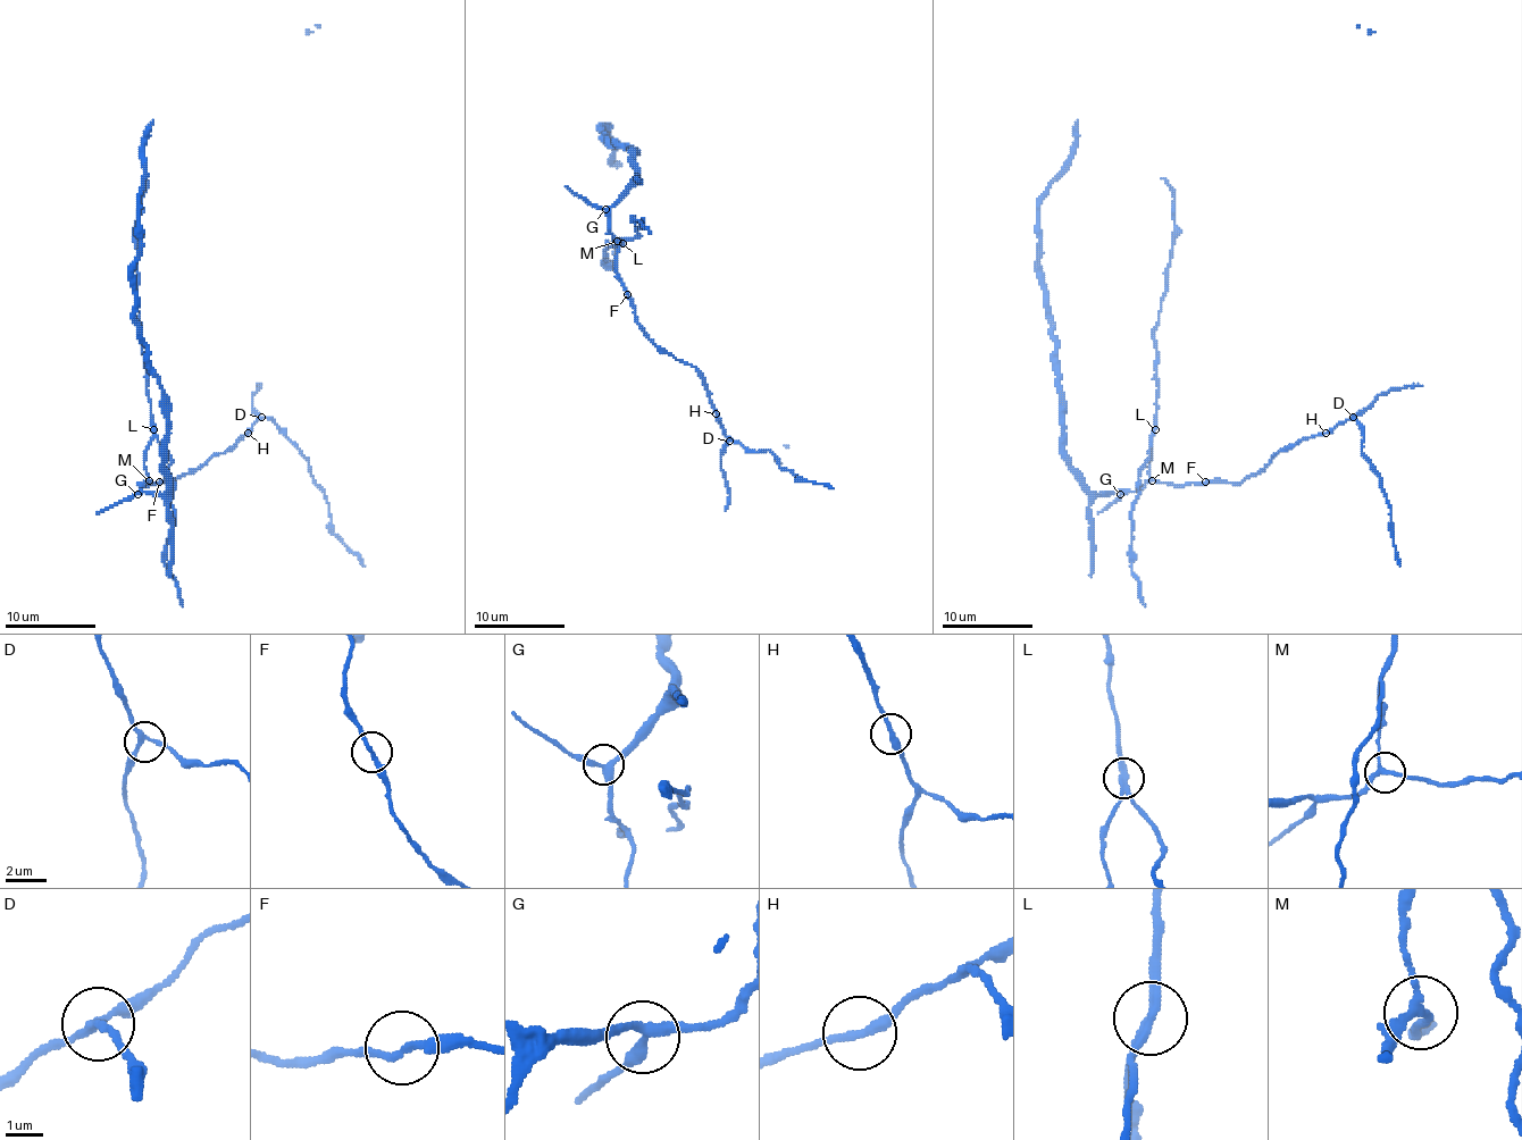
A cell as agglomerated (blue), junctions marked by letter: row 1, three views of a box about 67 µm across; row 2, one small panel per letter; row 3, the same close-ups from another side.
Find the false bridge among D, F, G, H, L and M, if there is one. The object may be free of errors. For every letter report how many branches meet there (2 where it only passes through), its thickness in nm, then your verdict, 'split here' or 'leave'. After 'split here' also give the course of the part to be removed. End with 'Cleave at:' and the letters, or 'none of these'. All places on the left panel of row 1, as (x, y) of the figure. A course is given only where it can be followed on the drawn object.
D: 3 | 200 nm | leave
F: 2 | 200 nm | leave
G: 3 | 280 nm | leave
H: 2 | 240 nm | leave
L: 3 | 200 nm | split here | (153, 428), (170, 460), (166, 471), (173, 487), (170, 503), (175, 512), (164, 566), (175, 581), (182, 606)
M: 3 | 180 nm | leave
Cleave at: L

